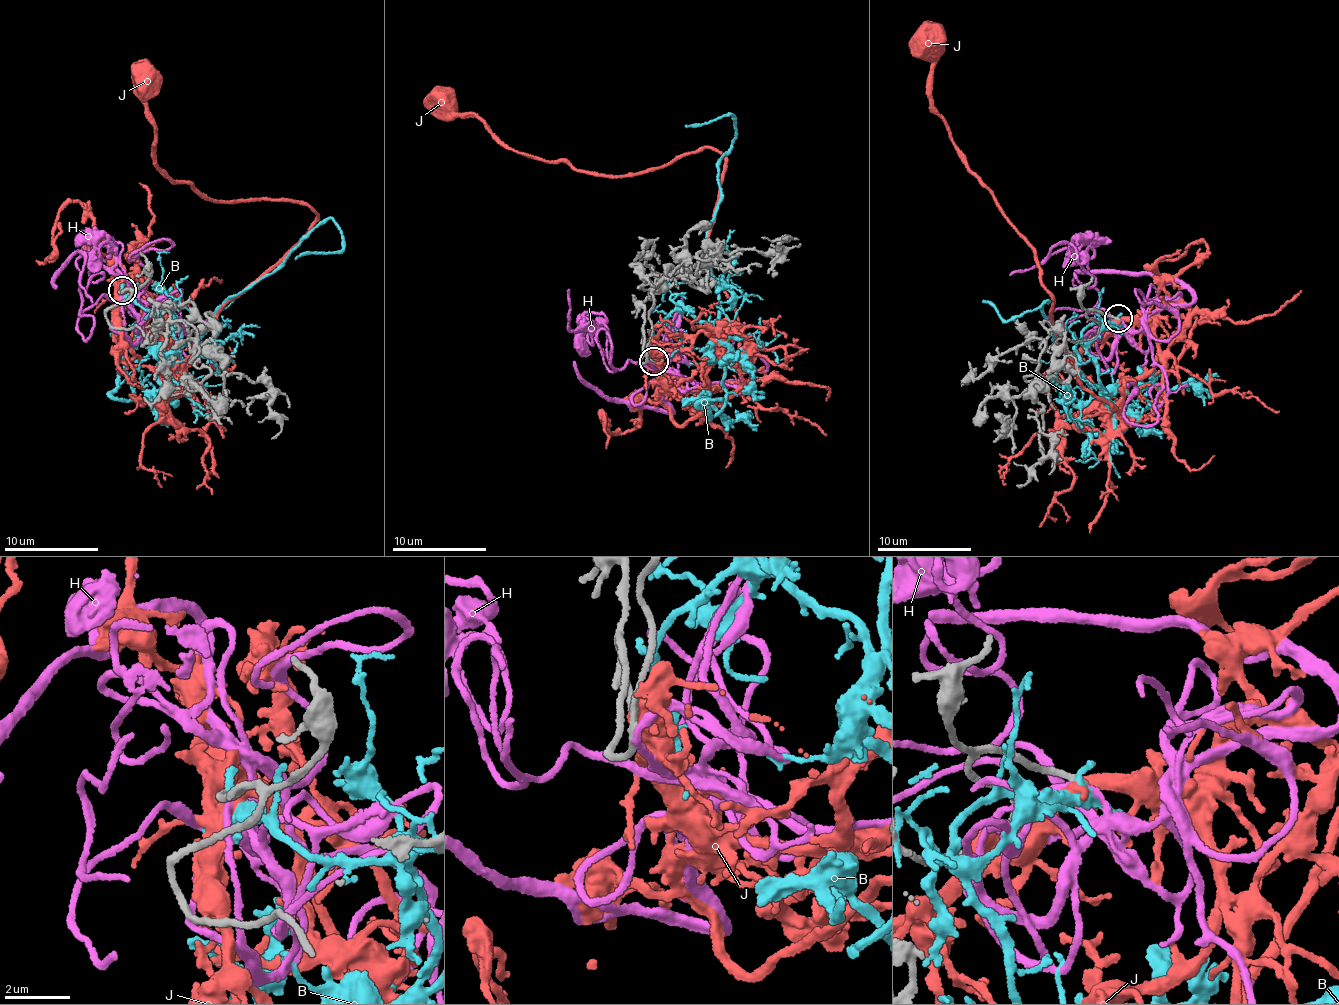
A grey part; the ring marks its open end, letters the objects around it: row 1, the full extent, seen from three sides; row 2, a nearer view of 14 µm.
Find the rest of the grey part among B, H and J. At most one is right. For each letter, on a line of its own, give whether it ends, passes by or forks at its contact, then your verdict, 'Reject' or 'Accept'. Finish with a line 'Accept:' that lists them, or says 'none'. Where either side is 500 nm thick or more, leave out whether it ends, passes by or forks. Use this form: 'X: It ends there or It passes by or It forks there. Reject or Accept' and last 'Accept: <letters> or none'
B: It forks there. Reject
H: It passes by. Reject
J: It passes by. Reject
Accept: none

